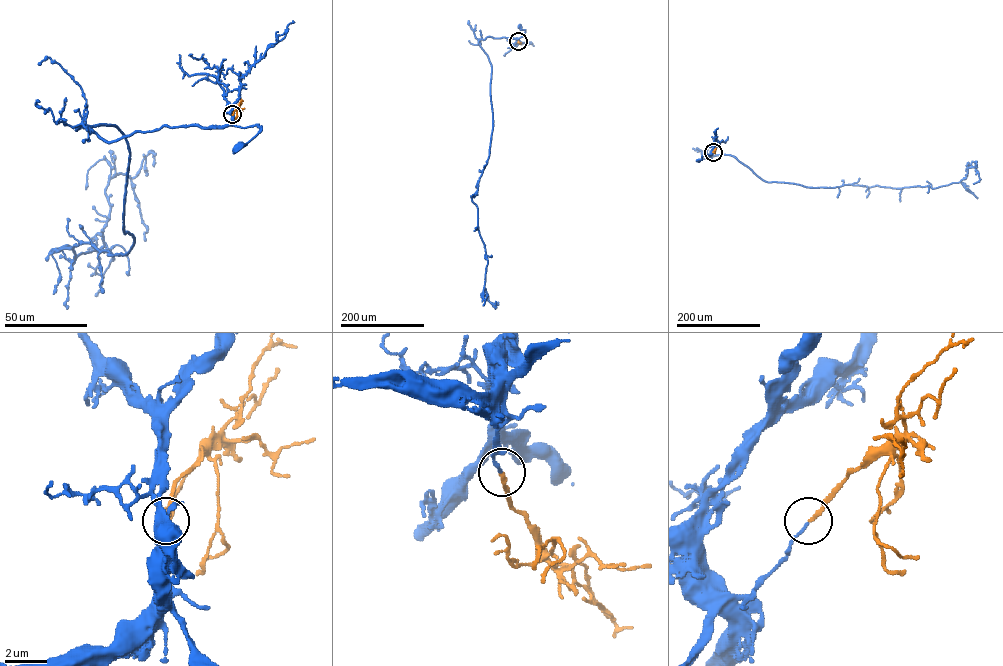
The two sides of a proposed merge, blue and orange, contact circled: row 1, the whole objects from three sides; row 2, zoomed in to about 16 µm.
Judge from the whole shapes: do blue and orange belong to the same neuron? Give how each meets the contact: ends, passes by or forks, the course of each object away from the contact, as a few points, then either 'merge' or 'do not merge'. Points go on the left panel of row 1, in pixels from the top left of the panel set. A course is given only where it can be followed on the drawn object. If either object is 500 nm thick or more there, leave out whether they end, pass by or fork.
blue ends | orange ends | blue via (233, 115), (237, 126), (261, 127), (244, 145), (238, 145) | orange via (233, 114), (243, 101) | merge

